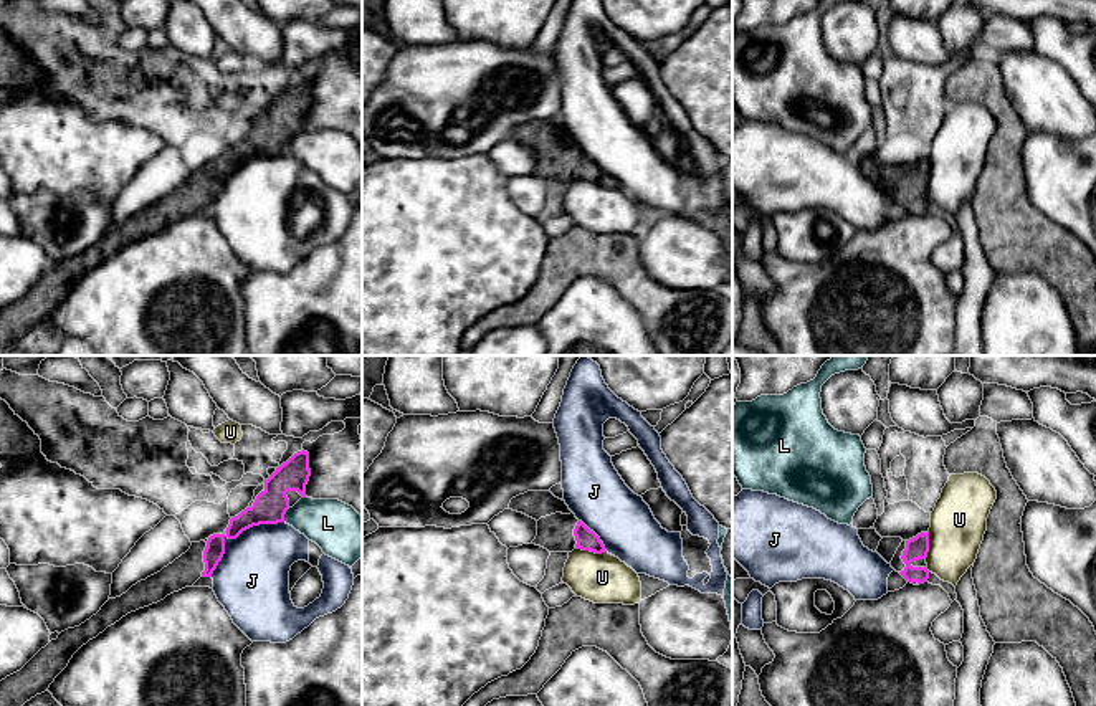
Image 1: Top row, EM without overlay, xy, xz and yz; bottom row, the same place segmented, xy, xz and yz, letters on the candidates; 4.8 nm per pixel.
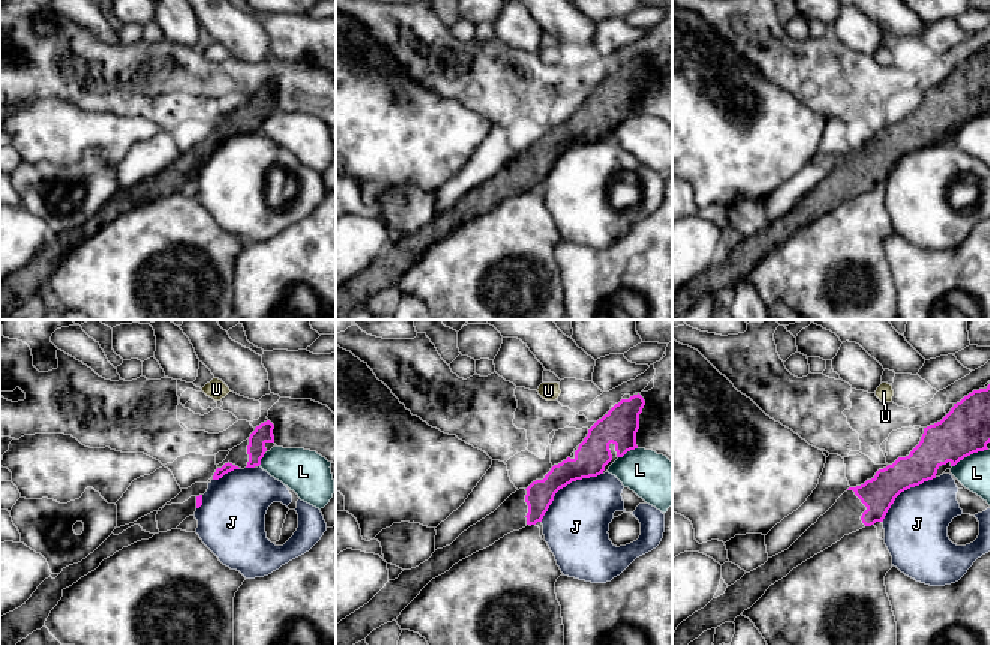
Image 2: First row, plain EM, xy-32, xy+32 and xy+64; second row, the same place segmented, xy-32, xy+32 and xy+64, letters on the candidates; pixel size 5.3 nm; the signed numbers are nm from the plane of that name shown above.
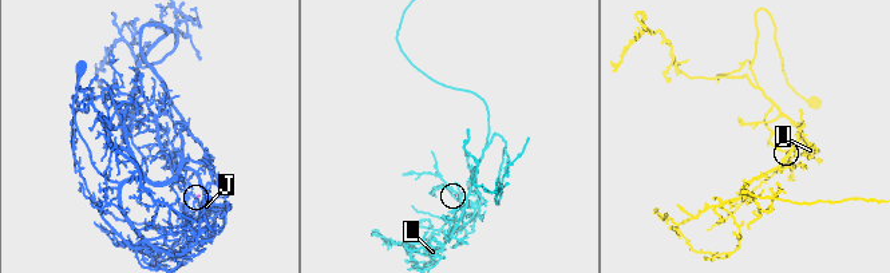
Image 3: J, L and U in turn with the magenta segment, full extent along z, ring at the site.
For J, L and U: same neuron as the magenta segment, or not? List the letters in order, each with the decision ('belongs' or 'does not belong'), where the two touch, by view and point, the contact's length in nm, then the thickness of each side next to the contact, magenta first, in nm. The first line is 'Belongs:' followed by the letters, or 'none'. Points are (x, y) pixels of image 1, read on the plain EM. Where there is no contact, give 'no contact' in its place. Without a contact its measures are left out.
Belongs: none
J: does not belong; contact xy (235, 167); length 440 nm; calibres 160 and 360 nm
L: does not belong; contact xy (285, 143); length 80 nm; calibres 160 and 240 nm
U: does not belong; contact xz (590, 181); length 150 nm; calibres 100 and 240 nm

